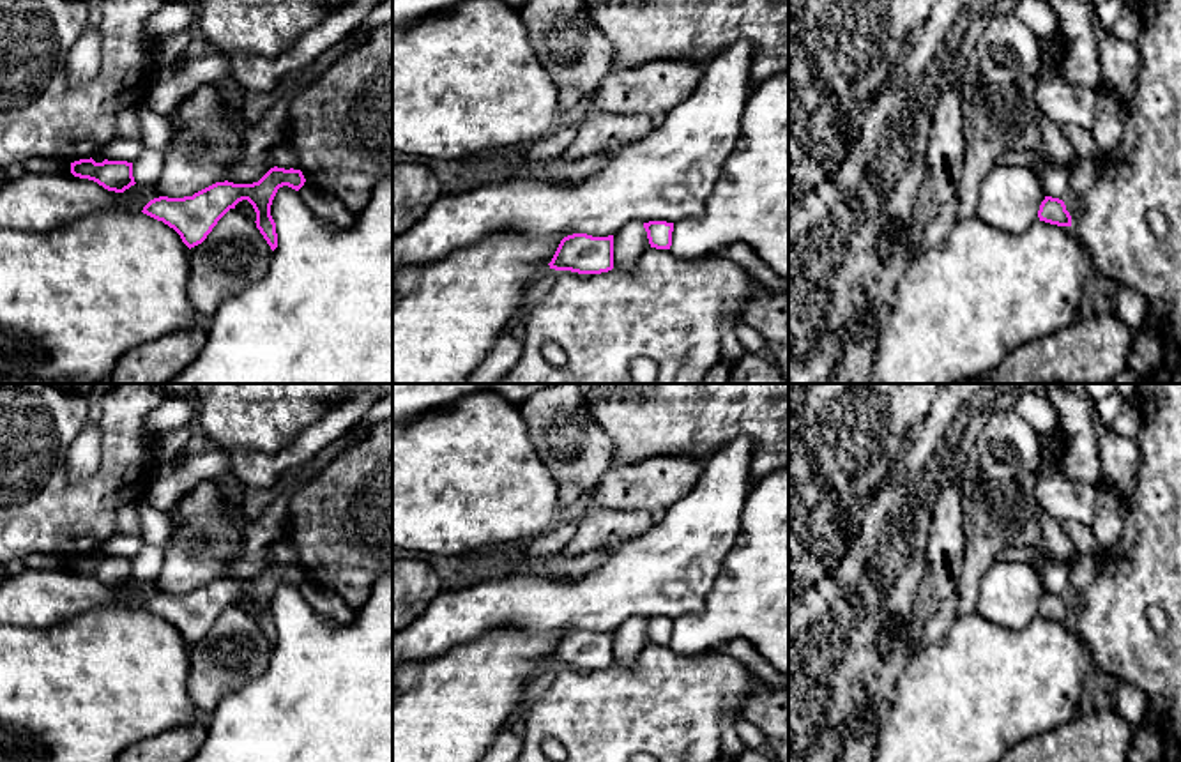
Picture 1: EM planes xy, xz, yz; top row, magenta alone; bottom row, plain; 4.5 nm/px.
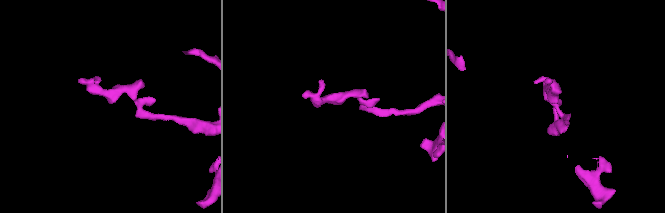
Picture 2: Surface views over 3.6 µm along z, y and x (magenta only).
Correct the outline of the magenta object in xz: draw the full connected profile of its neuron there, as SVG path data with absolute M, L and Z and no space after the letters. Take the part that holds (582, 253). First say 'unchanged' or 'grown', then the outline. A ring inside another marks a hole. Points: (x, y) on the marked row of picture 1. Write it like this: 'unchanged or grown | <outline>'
unchanged | M573 233L560 240L550 269L578 274L601 274L613 269L613 235Z

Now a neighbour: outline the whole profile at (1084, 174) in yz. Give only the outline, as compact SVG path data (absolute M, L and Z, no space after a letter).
M1098 157L1080 159L1071 168L1071 191L1077 196L1086 194L1098 182L1098 177L1100 177Z

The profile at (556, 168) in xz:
M610 149L571 163L566 163L562 156L541 161L529 161L523 156L520 168L513 175L491 179L488 184L502 184L518 179L532 179L543 182L578 182L587 175L596 173L617 150L619 149Z

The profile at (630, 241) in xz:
M644 223L624 225L613 235L613 269L633 272L636 260L651 248Z

